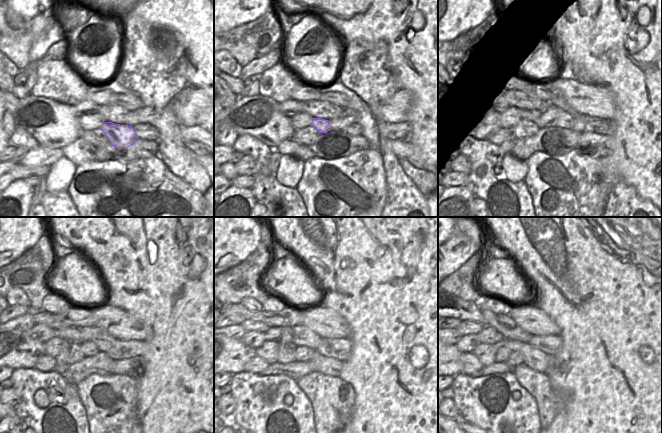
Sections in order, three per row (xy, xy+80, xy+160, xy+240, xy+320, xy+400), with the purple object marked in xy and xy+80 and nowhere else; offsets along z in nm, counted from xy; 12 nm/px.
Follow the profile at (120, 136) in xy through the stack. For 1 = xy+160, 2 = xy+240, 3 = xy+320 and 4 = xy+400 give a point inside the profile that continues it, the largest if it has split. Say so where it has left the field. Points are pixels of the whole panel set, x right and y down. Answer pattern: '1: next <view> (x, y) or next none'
1: next xy+160 (531, 115)
2: next xy+240 (71, 334)
3: next xy+320 (273, 334)
4: next xy+400 (489, 335)

